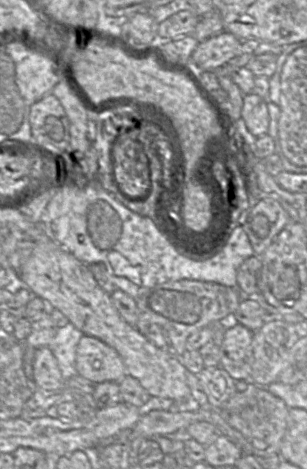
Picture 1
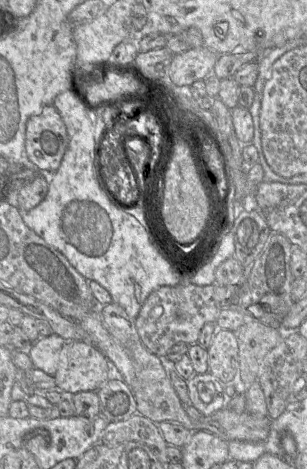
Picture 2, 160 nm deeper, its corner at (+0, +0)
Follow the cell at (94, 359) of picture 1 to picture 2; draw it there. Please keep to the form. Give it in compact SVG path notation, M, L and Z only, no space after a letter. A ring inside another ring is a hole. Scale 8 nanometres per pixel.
M66 341L59 353L56 386L70 394L96 391L112 376L112 366L104 353L85 341Z

